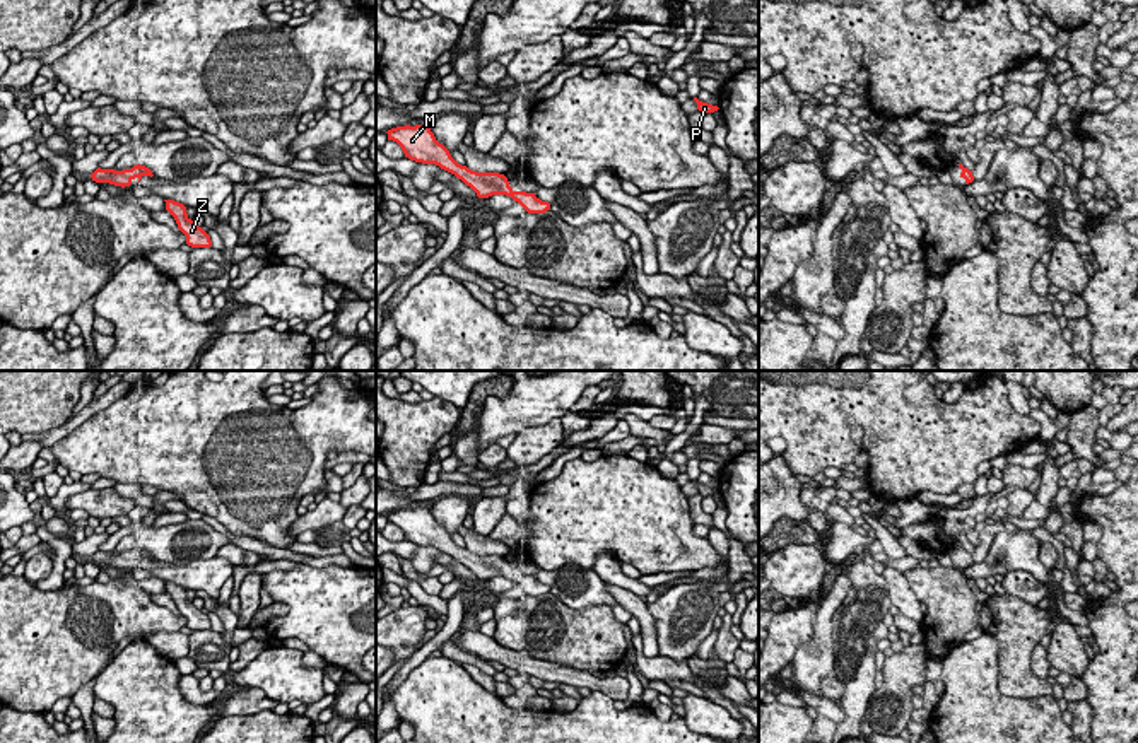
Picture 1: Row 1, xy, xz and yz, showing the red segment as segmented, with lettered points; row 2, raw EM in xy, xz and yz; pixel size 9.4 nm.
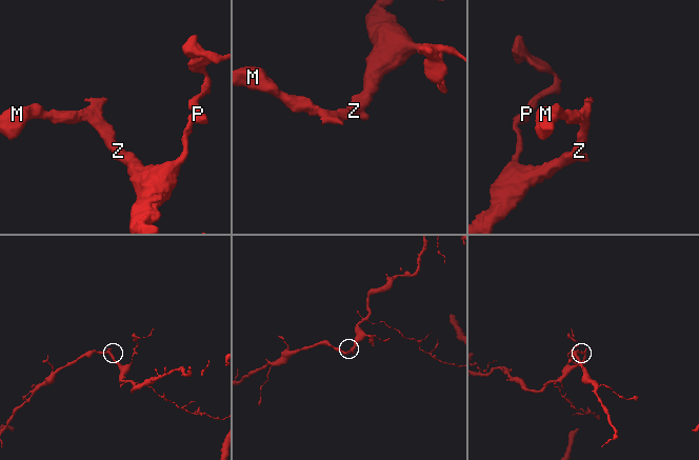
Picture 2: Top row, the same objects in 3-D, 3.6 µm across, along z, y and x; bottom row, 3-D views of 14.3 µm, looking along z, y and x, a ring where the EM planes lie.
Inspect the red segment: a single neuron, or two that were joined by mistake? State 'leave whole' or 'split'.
split

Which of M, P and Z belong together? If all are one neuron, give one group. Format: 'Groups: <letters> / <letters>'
Groups: M / P Z

